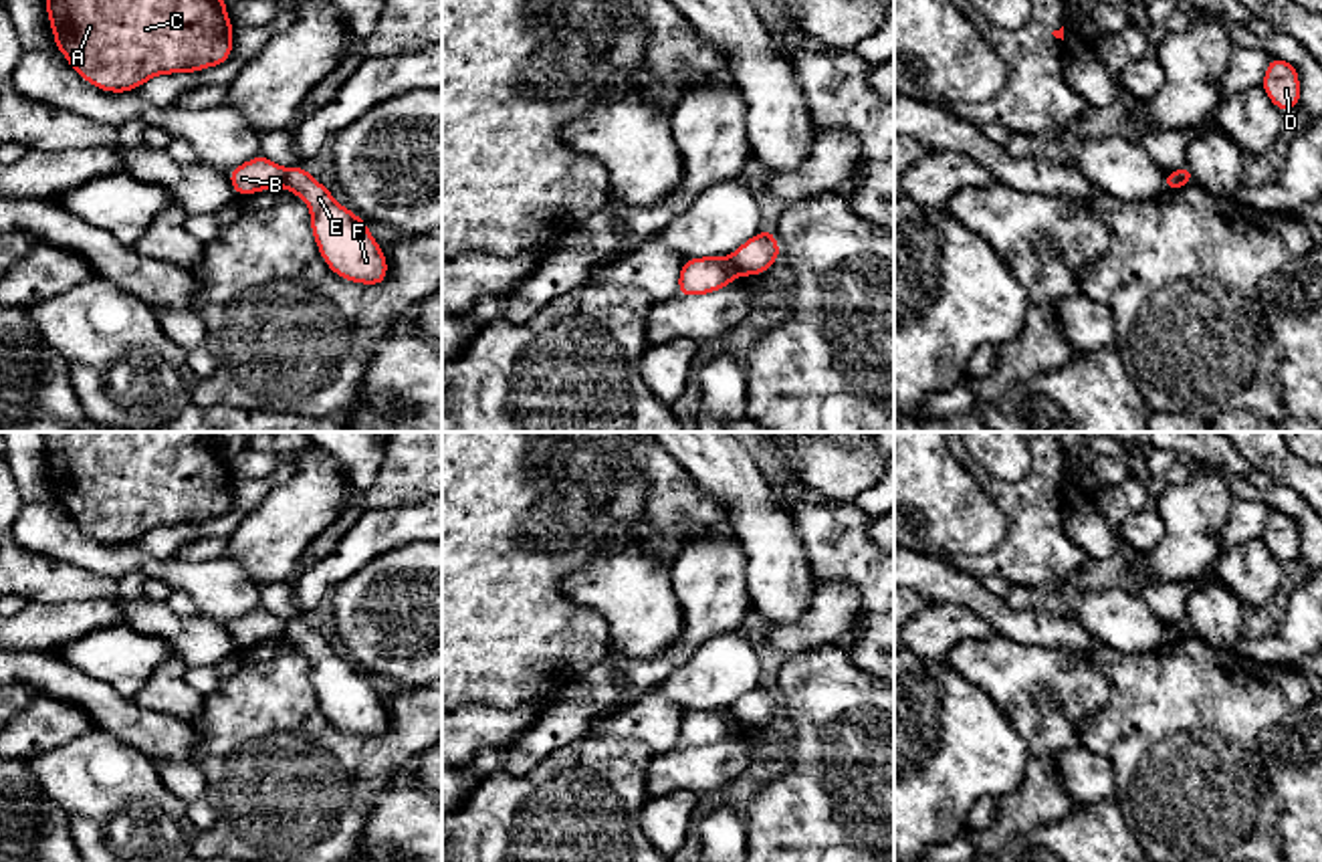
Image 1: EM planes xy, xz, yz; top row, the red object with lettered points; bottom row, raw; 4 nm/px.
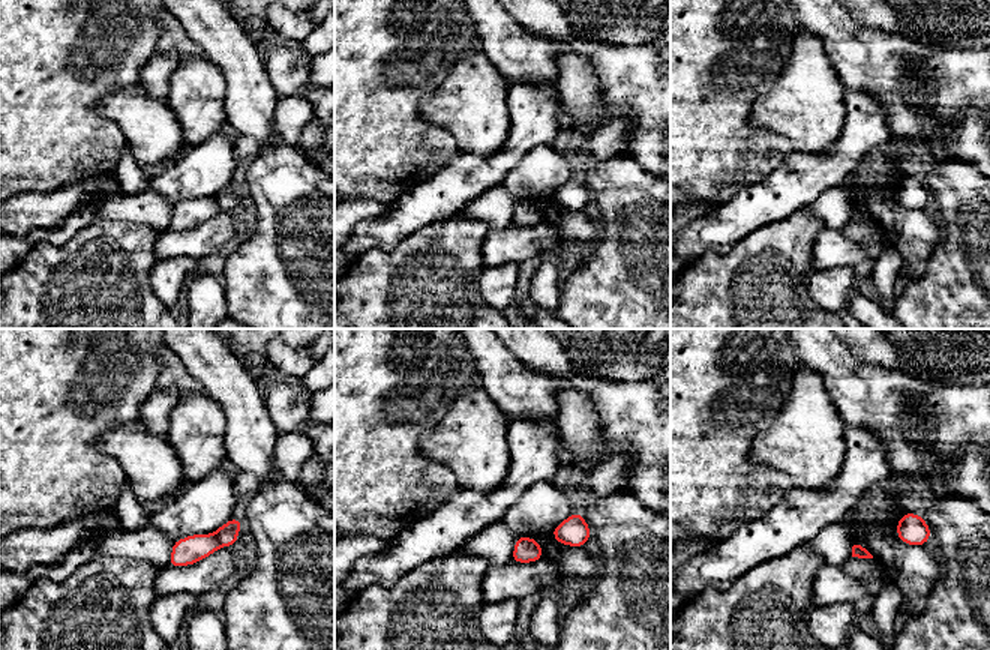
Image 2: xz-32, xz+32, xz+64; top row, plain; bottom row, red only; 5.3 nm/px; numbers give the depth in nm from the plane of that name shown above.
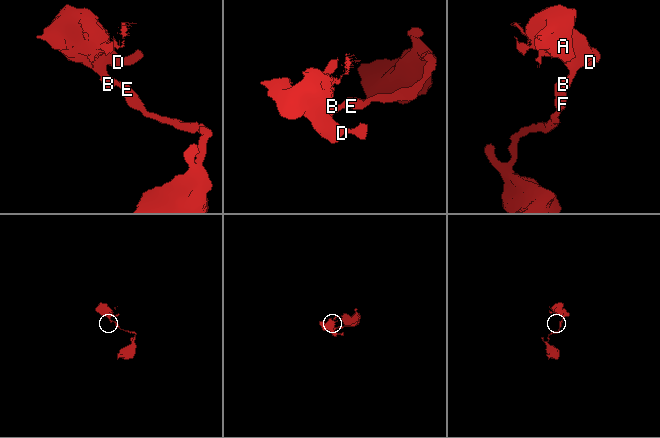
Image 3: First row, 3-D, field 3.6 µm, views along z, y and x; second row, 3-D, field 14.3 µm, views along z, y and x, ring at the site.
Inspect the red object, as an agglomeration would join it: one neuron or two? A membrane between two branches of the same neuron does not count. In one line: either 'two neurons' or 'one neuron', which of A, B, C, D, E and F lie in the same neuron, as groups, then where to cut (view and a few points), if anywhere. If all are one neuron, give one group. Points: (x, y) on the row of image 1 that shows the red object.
two neurons; A B C D / E F; cut in xy along (287, 170), (281, 184)

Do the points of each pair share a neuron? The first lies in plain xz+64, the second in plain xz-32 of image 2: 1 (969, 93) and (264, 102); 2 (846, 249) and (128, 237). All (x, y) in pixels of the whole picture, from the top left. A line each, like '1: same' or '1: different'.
1: different
2: different

